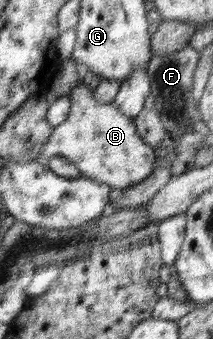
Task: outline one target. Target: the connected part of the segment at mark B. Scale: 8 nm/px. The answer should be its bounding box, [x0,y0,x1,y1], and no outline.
[35,85,155,189]

